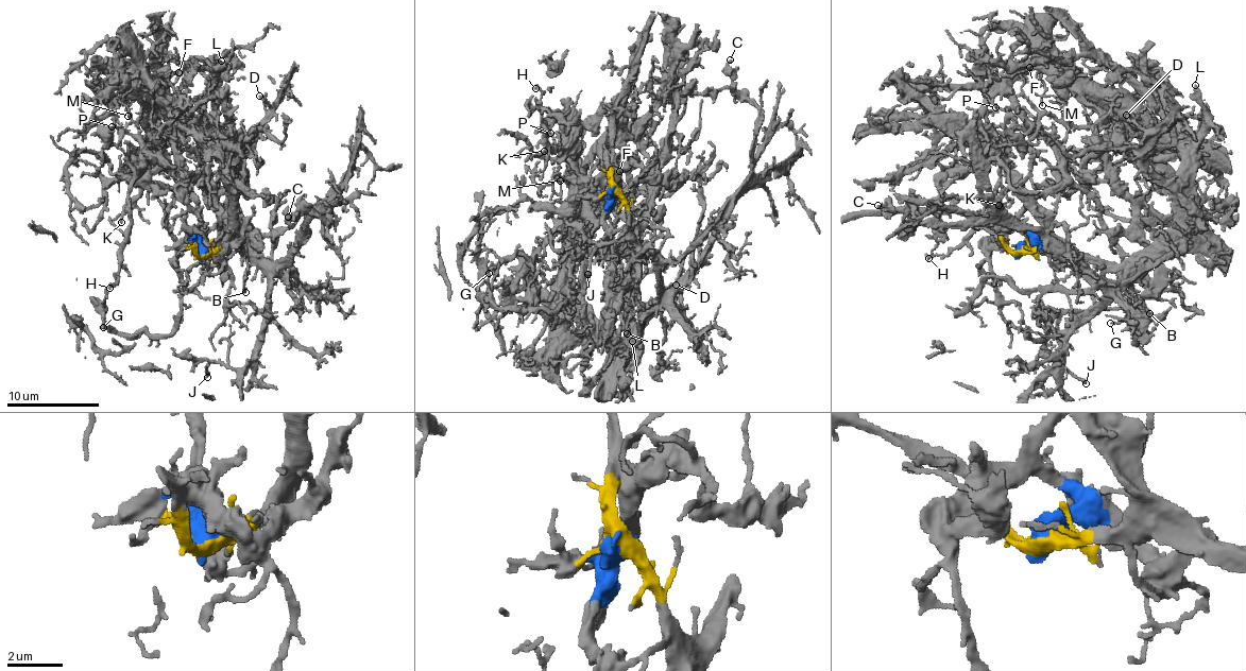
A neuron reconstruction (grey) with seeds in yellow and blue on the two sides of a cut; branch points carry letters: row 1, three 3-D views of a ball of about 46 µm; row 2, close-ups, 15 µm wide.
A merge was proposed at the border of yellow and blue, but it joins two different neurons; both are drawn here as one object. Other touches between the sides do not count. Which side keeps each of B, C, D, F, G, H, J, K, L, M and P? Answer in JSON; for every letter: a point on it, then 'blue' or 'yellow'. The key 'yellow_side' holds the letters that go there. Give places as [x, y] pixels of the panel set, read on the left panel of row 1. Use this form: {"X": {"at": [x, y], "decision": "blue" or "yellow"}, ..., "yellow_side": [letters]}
{"B": {"at": [245, 292], "decision": "yellow"}, "C": {"at": [288, 217], "decision": "yellow"}, "D": {"at": [259, 96], "decision": "yellow"}, "F": {"at": [178, 72], "decision": "blue"}, "G": {"at": [103, 327], "decision": "blue"}, "H": {"at": [109, 288], "decision": "blue"}, "J": {"at": [207, 377], "decision": "yellow"}, "K": {"at": [121, 222], "decision": "blue"}, "L": {"at": [221, 61], "decision": "yellow"}, "M": {"at": [127, 116], "decision": "blue"}, "P": {"at": [112, 126], "decision": "blue"}, "yellow_side": ["B", "C", "D", "J", "L"]}

